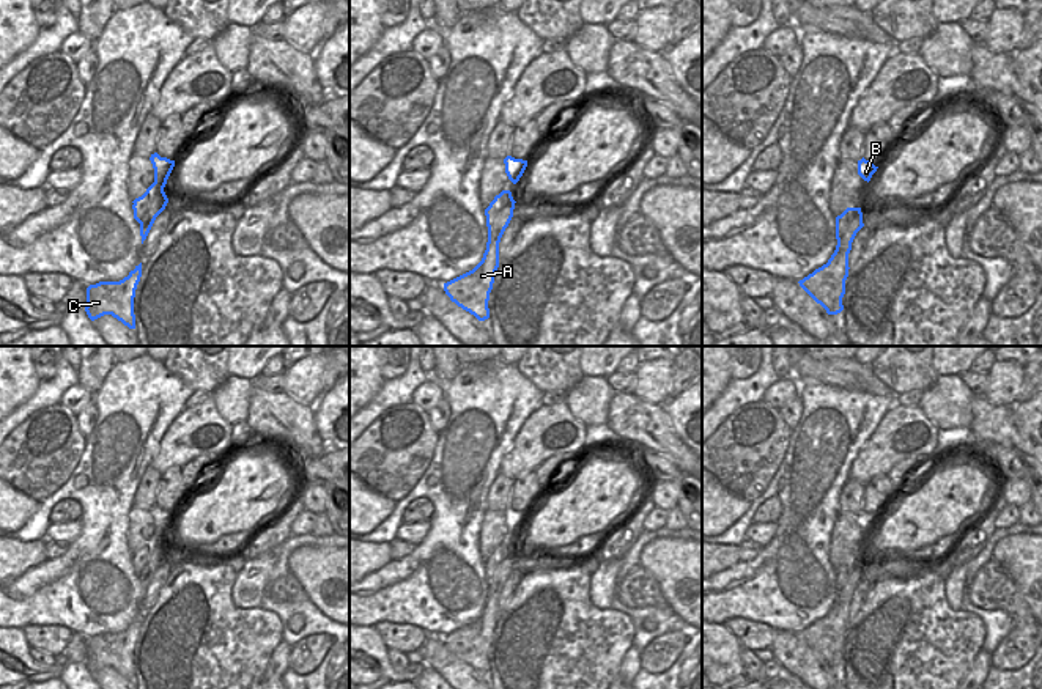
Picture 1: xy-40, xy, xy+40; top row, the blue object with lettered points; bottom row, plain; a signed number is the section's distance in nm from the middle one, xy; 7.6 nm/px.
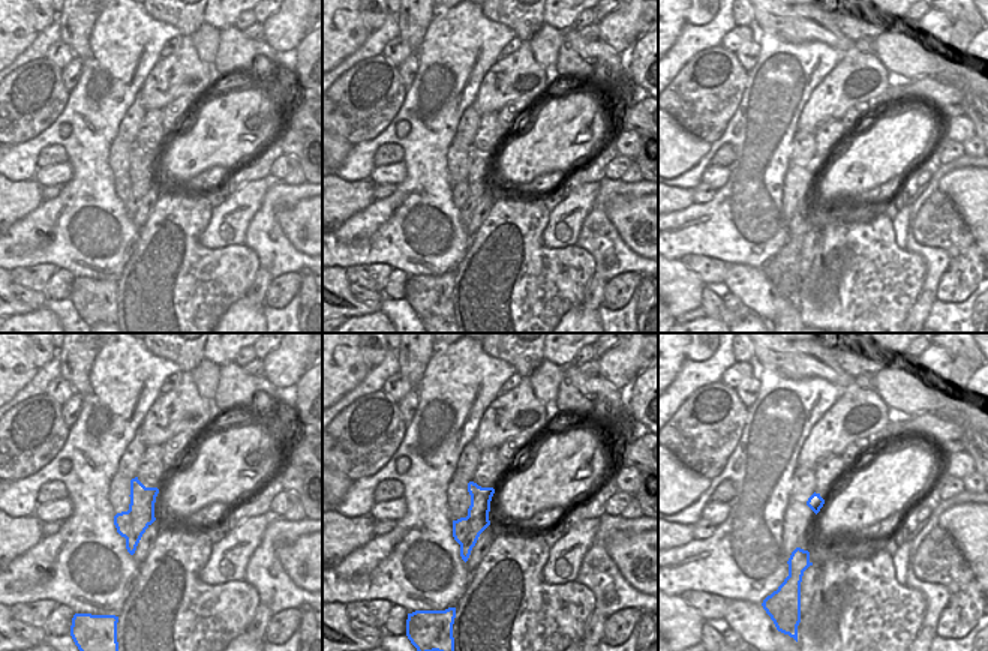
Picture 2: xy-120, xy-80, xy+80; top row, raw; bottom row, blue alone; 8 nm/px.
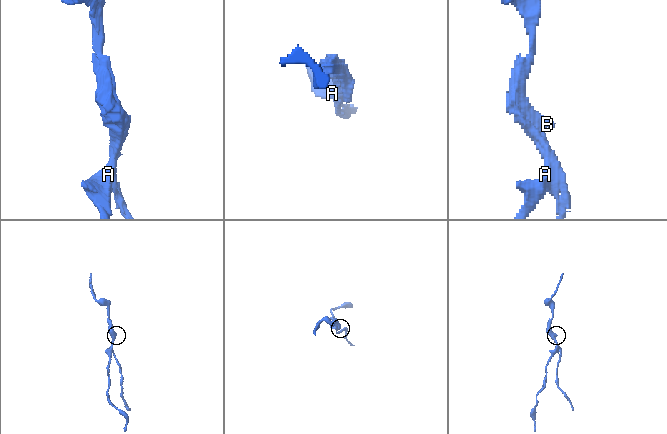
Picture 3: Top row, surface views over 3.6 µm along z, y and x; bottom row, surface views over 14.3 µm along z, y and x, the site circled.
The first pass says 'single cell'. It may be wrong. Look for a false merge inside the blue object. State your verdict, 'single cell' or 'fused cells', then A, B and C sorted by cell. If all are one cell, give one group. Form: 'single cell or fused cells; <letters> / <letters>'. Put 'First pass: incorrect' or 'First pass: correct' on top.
First pass: incorrect
fused cells; A C / B

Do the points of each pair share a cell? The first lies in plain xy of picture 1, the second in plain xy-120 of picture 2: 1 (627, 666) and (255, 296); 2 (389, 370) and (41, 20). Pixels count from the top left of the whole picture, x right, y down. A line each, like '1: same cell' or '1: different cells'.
1: same cell
2: same cell

